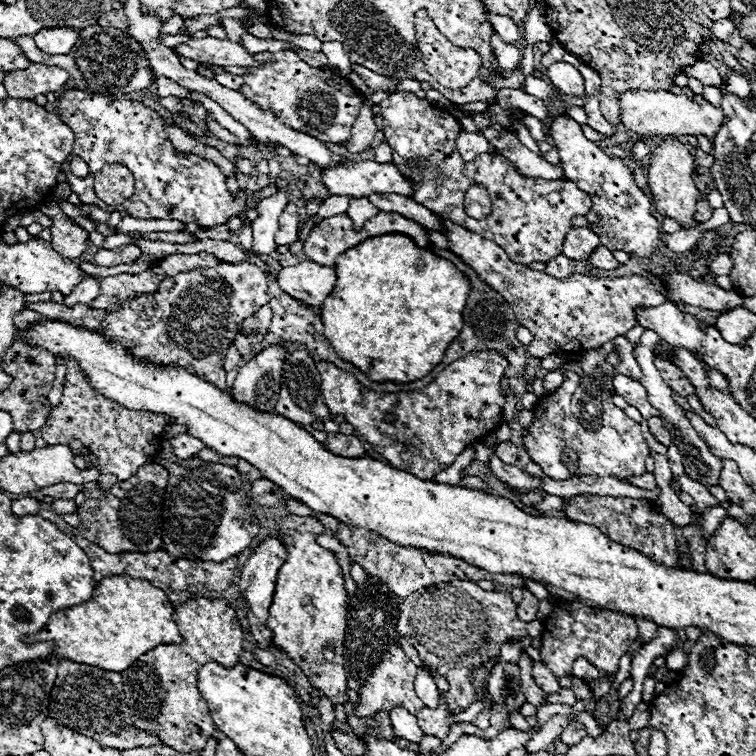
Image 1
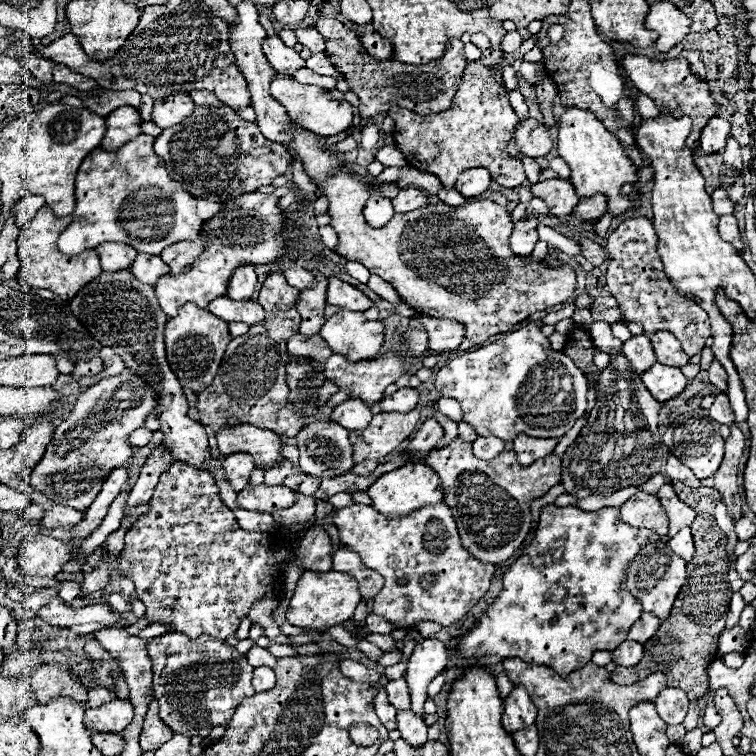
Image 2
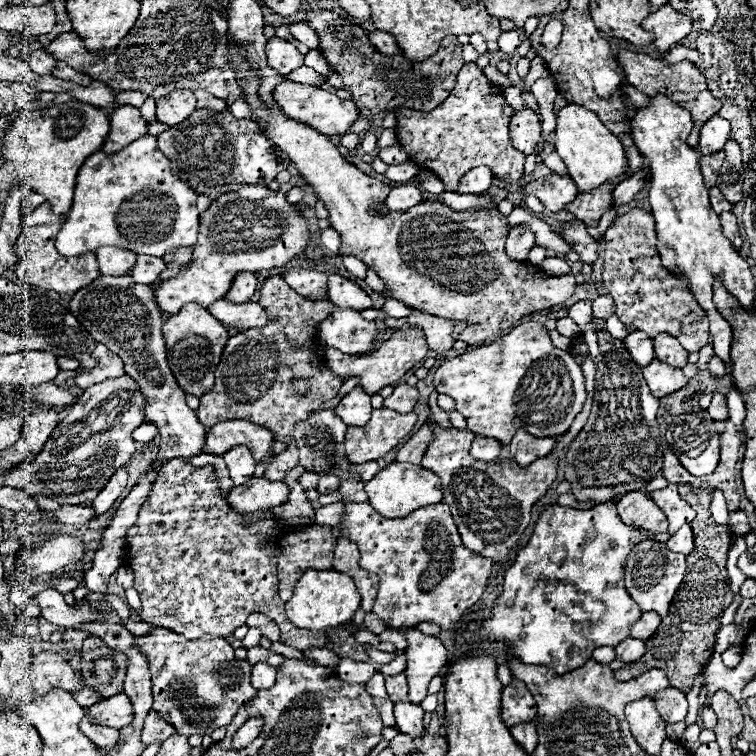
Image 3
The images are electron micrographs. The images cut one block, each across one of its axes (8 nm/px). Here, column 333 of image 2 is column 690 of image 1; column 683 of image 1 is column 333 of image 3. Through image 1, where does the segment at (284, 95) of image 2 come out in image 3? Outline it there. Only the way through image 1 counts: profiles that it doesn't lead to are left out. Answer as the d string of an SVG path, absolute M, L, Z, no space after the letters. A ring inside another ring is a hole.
M284 80L274 88L274 98L278 102L278 106L284 110L286 116L304 122L312 128L316 128L318 132L326 134L326 136L342 136L350 130L350 126L360 118L358 106L352 100L342 100L332 92L320 90L316 86L306 86L306 84L296 84L292 80Z

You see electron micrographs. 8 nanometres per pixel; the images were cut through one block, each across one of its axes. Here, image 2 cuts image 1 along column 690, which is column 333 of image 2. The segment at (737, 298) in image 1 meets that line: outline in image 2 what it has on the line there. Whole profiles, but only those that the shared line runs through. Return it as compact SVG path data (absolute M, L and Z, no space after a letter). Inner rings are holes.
M328 278L328 294L326 294L326 302L332 306L342 306L344 310L358 310L364 312L368 308L372 308L372 300L366 298L360 290L356 290L354 286L338 280L338 278Z

